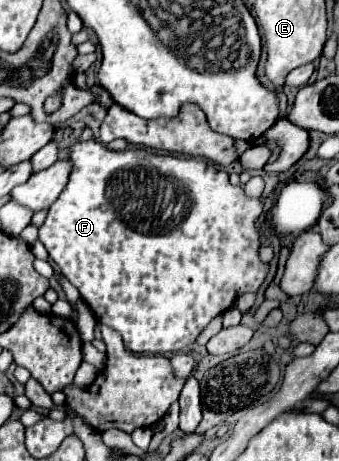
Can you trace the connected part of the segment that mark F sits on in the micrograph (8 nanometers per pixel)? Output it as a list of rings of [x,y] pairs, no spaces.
[[[74,141],[68,147],[68,161],[74,165],[74,171],[70,173],[70,179],[60,193],[60,197],[54,201],[54,205],[48,211],[48,217],[44,225],[40,227],[38,239],[48,249],[50,259],[60,267],[60,271],[68,277],[68,281],[80,291],[80,297],[92,307],[94,315],[98,317],[98,323],[112,327],[118,331],[124,339],[124,345],[128,351],[134,353],[166,353],[166,351],[180,351],[188,345],[192,345],[198,337],[198,333],[220,313],[224,311],[238,295],[242,293],[256,293],[256,289],[262,285],[268,265],[260,261],[258,247],[260,247],[260,235],[256,229],[256,219],[262,213],[262,201],[260,199],[248,199],[242,191],[242,187],[234,187],[228,181],[228,173],[220,171],[216,165],[210,165],[200,159],[182,159],[176,155],[154,155],[142,147],[138,149],[126,149],[126,151],[112,151],[100,141]]]

